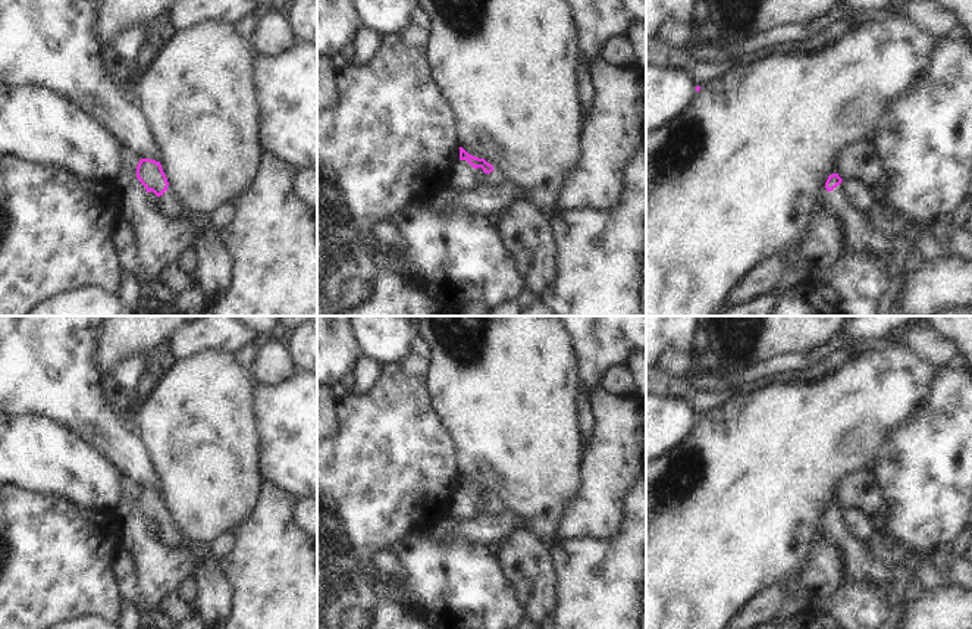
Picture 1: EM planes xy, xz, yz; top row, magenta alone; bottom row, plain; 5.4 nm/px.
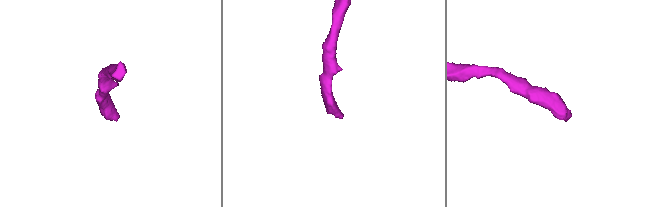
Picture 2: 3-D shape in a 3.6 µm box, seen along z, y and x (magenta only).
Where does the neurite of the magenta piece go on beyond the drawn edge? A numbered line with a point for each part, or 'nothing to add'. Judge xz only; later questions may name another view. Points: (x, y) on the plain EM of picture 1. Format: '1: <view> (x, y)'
1: xz (495, 506)

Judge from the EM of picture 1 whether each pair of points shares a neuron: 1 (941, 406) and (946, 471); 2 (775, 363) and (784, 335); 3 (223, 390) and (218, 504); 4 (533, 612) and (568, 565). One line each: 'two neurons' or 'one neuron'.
1: one neuron
2: two neurons
3: one neuron
4: two neurons

